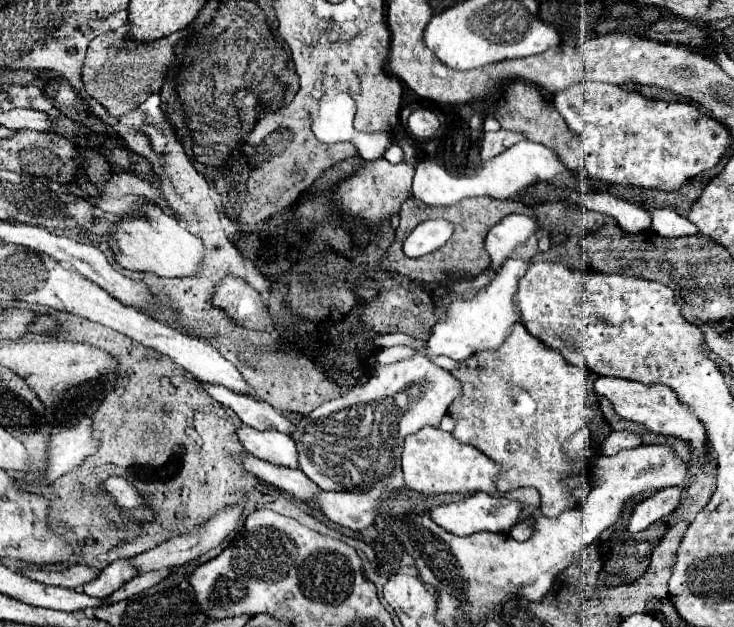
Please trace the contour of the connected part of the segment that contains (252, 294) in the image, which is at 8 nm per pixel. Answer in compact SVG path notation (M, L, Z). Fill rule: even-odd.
M226 275L222 281L216 283L210 305L224 311L240 327L252 331L276 329L274 317L270 315L262 295L250 283L236 275Z

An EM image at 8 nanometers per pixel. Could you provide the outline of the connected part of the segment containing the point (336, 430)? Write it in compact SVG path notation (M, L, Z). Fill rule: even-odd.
M416 355L394 365L376 367L374 375L366 385L356 385L338 399L320 405L310 415L302 417L292 431L296 441L298 465L304 475L314 481L322 491L368 491L392 477L400 469L400 455L404 437L416 433L424 425L438 427L449 405L460 395L460 381L452 377L446 369L434 365L428 357Z

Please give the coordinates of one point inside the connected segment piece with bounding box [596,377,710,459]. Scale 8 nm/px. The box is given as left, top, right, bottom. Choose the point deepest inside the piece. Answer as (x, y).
(656, 407)

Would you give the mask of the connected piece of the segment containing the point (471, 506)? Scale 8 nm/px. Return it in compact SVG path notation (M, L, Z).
M476 493L468 499L450 503L450 505L440 505L428 511L430 517L444 527L446 531L466 537L478 531L492 531L492 533L508 533L518 521L520 521L520 513L522 513L522 505L518 501L508 501L508 499L498 499L498 497L490 497L486 493Z

